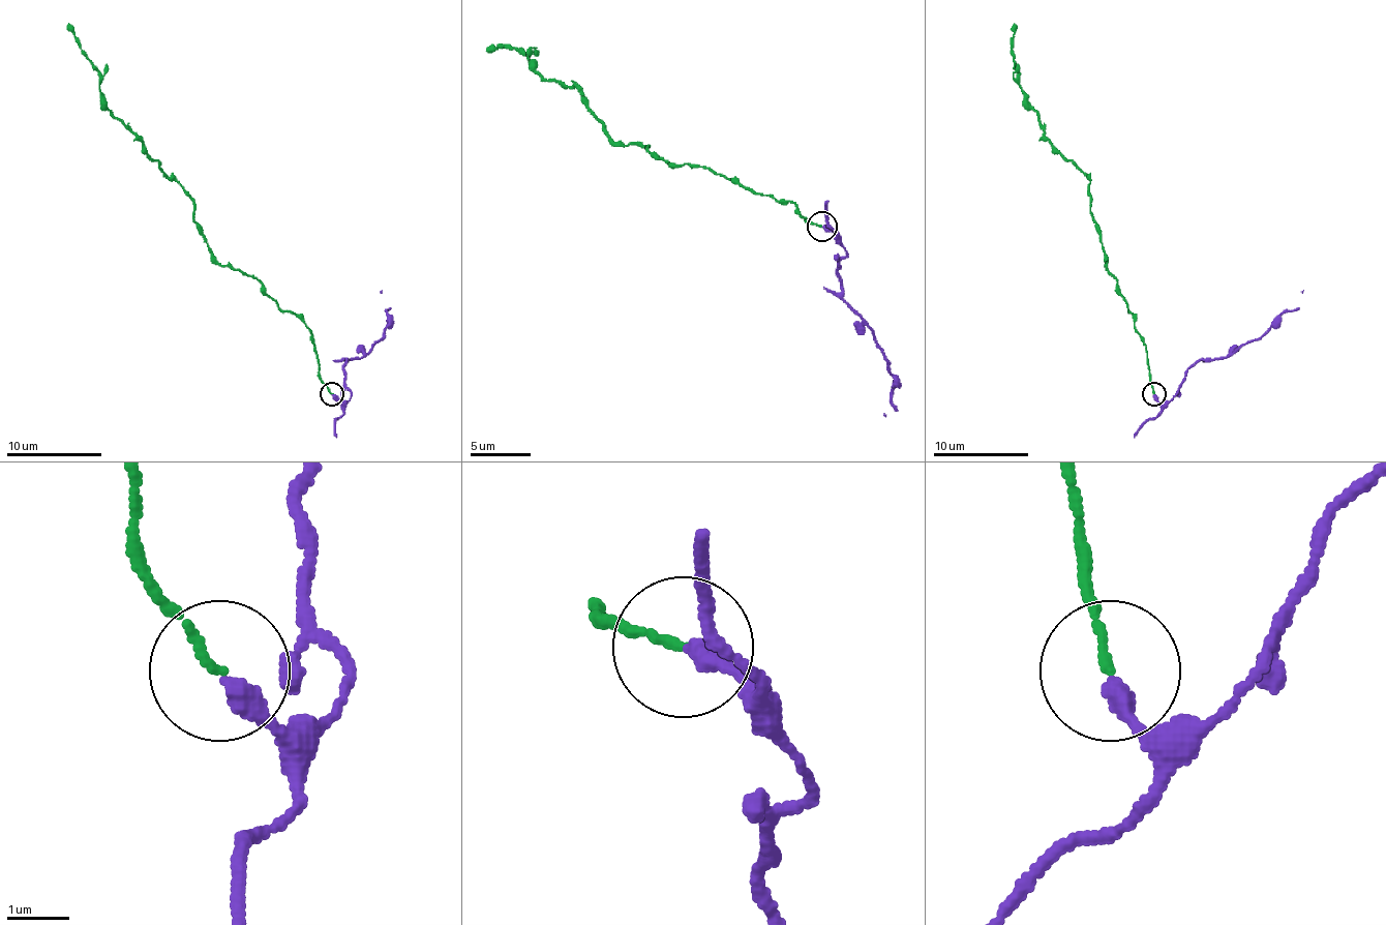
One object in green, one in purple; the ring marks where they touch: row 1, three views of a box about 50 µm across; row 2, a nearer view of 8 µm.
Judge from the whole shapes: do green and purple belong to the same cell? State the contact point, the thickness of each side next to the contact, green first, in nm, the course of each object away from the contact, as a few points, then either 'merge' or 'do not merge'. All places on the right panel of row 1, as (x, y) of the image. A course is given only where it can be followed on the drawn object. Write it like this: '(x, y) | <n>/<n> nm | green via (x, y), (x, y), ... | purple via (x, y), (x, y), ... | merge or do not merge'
(1154, 393) | 130/320 nm | green via (1154, 394), (1147, 351), (1105, 266), (1090, 180), (1043, 138), (1015, 64), (1015, 24) | purple via (1154, 394), (1159, 401), (1169, 401), (1191, 367), (1226, 358), (1257, 339), (1281, 316), (1299, 308), (1304, 290) | do not merge

